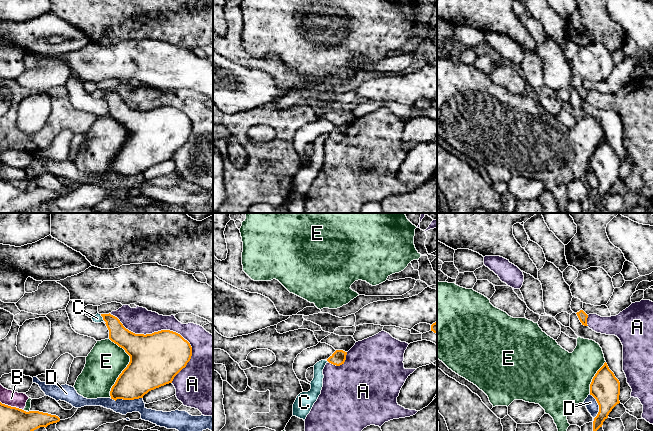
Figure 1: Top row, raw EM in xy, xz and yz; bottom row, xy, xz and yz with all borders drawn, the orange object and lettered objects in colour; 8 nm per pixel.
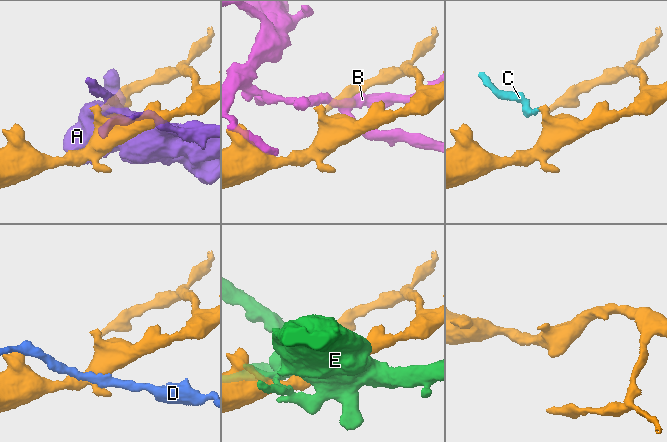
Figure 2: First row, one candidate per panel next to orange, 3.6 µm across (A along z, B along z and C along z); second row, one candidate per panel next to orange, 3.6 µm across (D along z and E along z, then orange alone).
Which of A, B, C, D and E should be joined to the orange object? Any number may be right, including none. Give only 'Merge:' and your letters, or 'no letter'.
Merge: C

